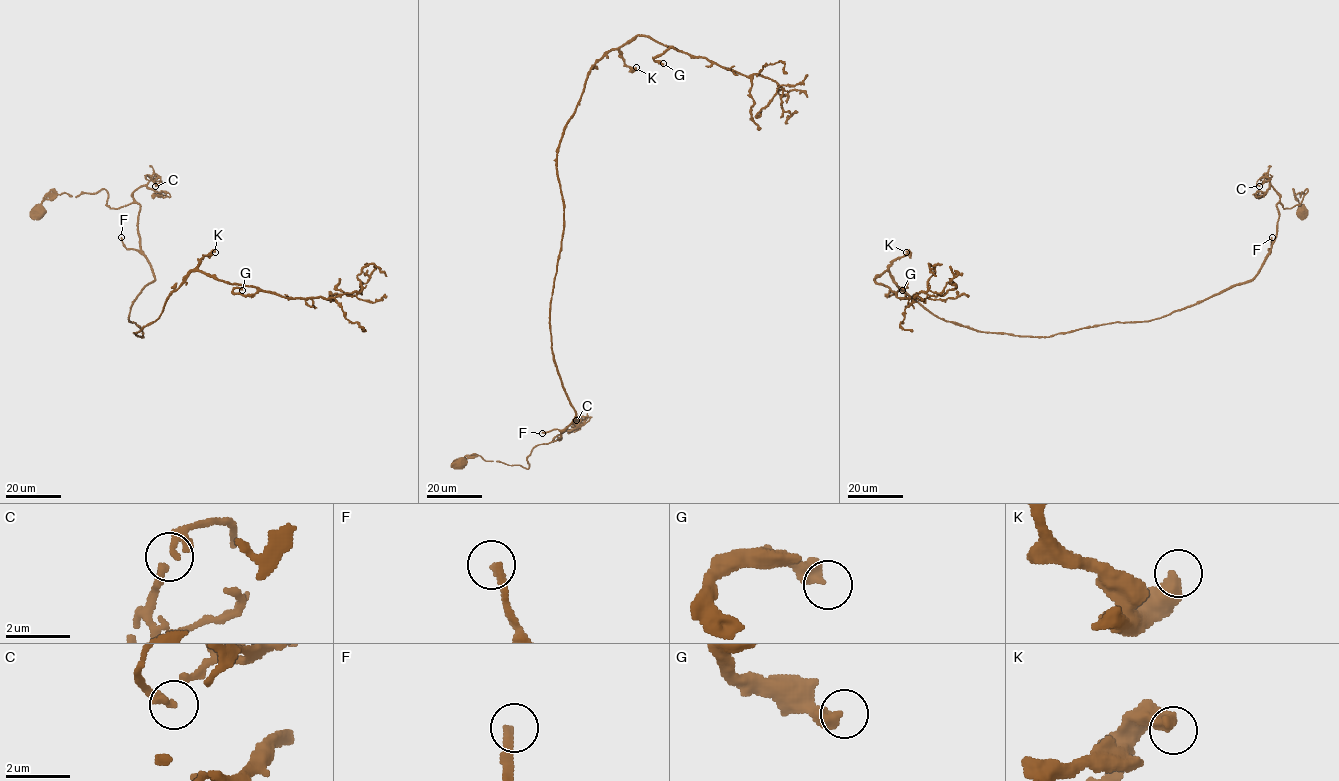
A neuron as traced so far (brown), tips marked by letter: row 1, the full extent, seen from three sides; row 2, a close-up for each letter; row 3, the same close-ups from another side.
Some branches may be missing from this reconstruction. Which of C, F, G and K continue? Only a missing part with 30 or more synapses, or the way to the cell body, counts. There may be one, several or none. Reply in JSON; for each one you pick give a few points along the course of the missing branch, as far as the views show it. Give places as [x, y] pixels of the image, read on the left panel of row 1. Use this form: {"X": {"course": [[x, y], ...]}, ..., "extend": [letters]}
{"F": {"course": [[121, 237], [113, 223], [112, 212], [113, 194], [119, 176], [114, 173], [107, 175], [105, 181]]}, "extend": ["F"]}

